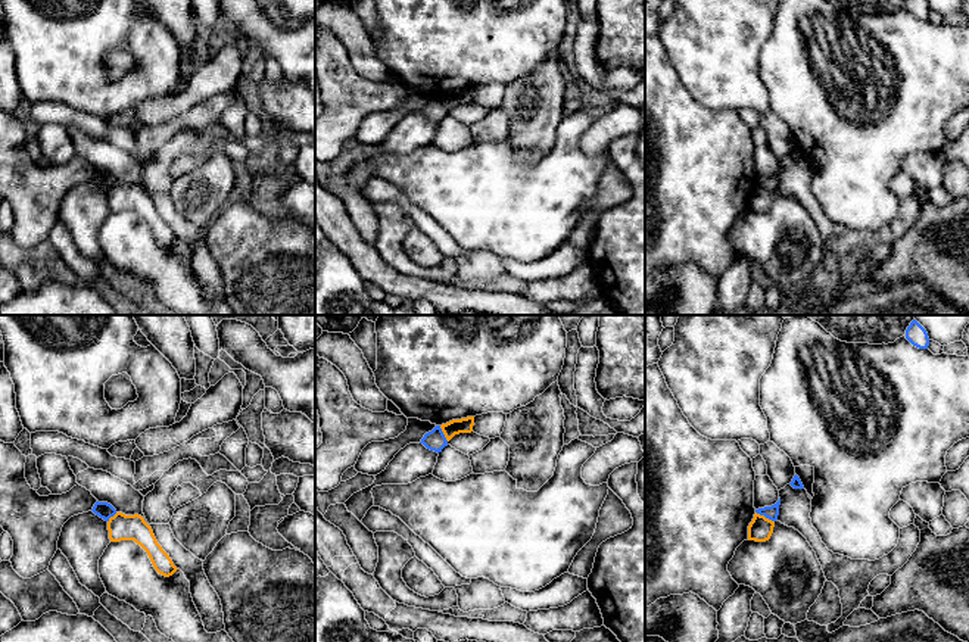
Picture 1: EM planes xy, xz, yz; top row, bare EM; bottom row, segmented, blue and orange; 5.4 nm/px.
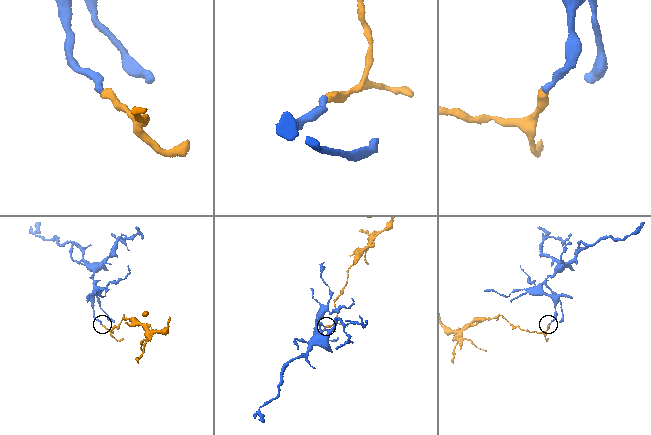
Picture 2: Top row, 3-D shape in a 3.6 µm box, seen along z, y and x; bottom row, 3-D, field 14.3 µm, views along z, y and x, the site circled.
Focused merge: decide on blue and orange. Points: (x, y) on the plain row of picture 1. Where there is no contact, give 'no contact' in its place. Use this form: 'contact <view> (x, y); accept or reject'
contact yz (765, 186); reject

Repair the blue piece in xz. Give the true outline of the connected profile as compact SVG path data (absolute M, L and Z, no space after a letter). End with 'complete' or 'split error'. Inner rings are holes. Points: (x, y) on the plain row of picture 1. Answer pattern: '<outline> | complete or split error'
M436 96L431 102L426 103L420 113L437 124L442 122L445 116L448 116L448 110L440 96Z | complete

